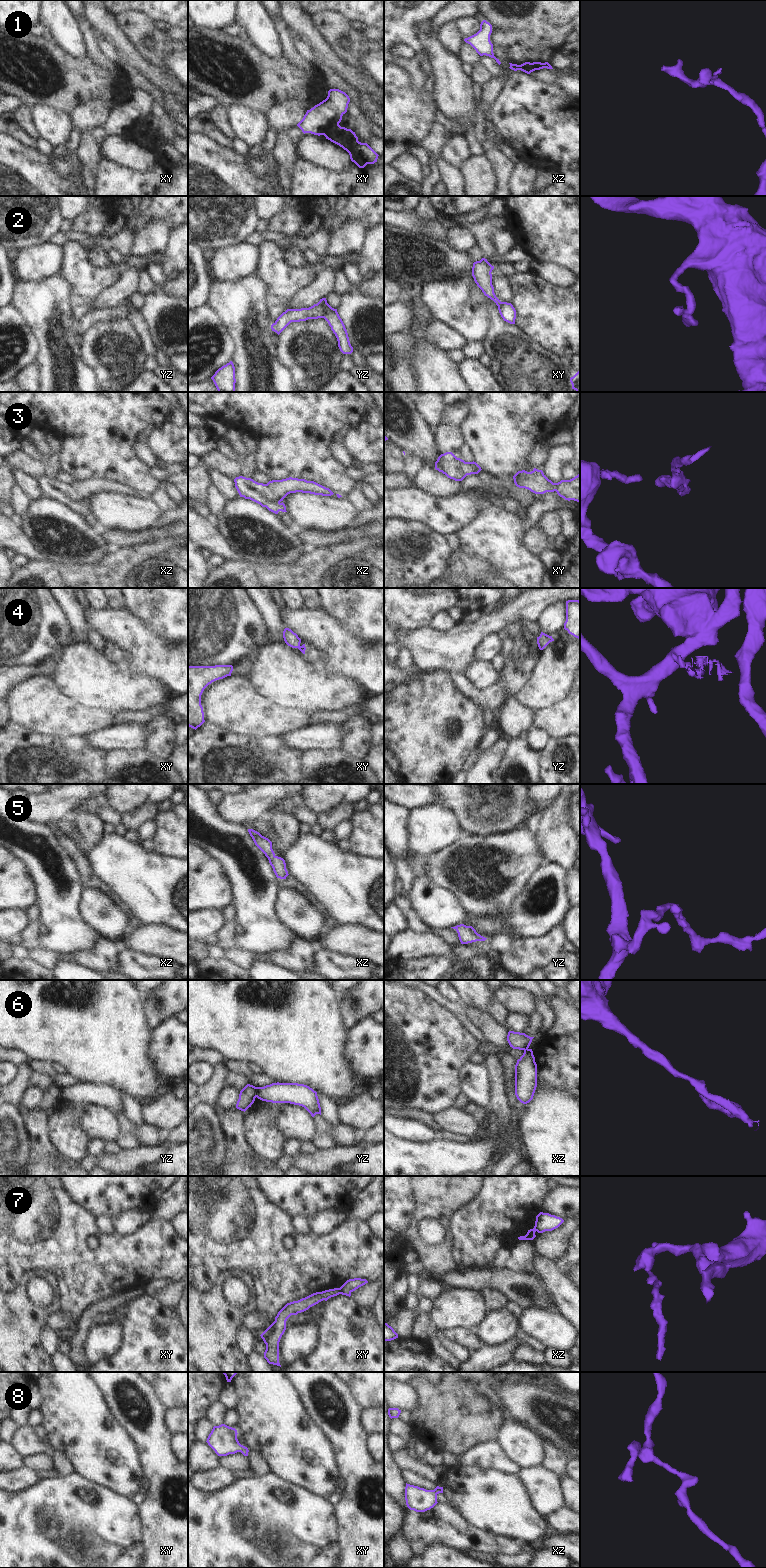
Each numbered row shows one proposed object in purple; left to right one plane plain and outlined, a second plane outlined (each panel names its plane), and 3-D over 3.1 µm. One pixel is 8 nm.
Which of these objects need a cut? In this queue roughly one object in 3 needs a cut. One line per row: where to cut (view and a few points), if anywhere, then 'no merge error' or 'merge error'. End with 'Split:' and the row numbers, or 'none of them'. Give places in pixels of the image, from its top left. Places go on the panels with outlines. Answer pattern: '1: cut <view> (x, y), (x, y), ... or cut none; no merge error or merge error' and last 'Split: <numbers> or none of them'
1: cut xy (338, 124), (330, 124), (322, 134); merge error
2: cut yz (319, 301), (325, 305), (322, 317); merge error
3: cut none; no merge error
4: cut yz (550, 636), (548, 643); merge error
5: cut none; no merge error
6: cut yz (256, 1087), (257, 1096); merge error
7: cut xy (338, 1288), (340, 1293); merge error
8: cut none; no merge error
Split: 1, 2, 4, 6, 7

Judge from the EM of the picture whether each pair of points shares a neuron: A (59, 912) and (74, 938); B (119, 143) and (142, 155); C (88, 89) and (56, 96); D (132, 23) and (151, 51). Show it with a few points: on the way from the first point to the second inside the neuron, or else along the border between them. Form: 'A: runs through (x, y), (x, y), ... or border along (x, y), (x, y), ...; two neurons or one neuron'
A: runs through (60, 918), (61, 925), (68, 932); one neuron
B: runs through (125, 149), (129, 153), (136, 155); one neuron
C: runs through (80, 89), (64, 89); one neuron
D: runs through (137, 31), (137, 38), (143, 46); one neuron

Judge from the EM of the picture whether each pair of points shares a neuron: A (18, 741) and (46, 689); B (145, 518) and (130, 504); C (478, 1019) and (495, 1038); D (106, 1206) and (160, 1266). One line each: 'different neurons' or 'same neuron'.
A: different neurons
B: same neuron
C: same neuron
D: different neurons

